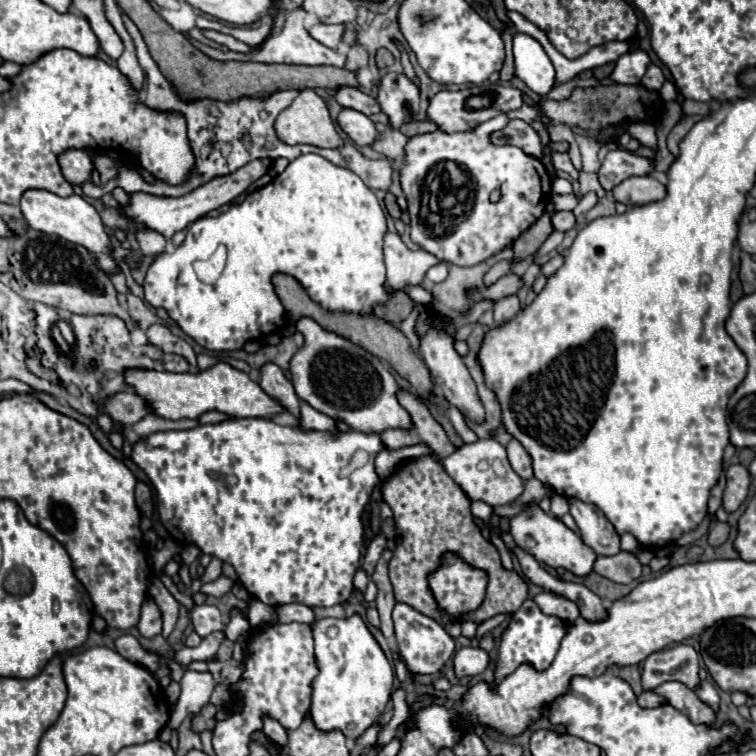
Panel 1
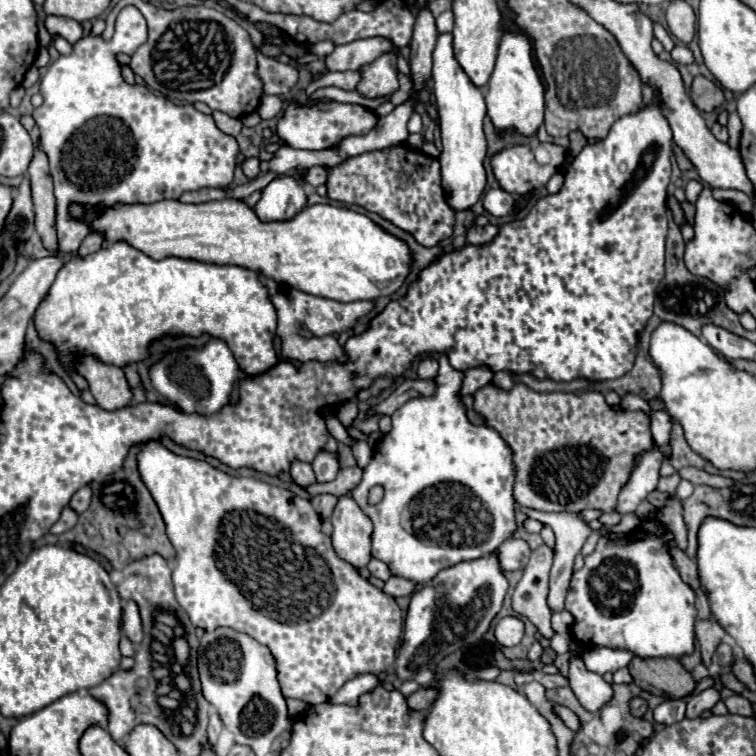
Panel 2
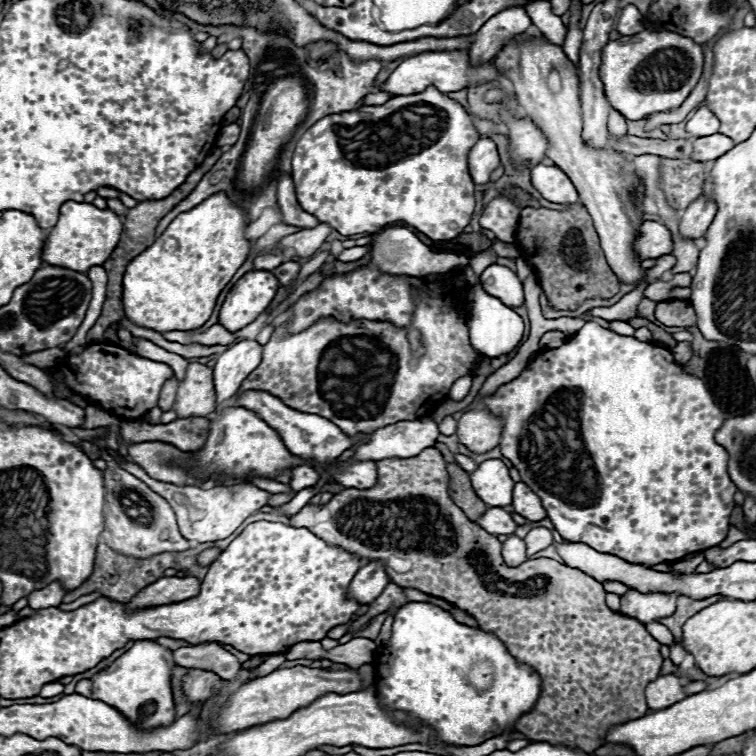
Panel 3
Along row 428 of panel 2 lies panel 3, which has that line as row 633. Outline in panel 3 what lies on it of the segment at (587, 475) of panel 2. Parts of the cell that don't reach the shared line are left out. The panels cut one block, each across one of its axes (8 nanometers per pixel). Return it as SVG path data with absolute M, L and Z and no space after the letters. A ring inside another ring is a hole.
M436 448L422 450L412 458L384 458L376 464L376 486L368 490L346 488L324 506L304 506L300 514L290 518L290 524L296 528L308 528L328 544L364 560L388 560L392 554L410 560L412 568L408 572L388 568L392 582L402 588L416 588L424 594L444 598L456 608L466 610L478 620L480 628L494 632L516 660L532 666L542 678L542 694L536 706L516 722L516 730L530 740L566 744L584 752L594 752L606 742L608 730L618 724L618 710L622 706L632 708L632 720L646 716L648 706L644 686L652 682L652 678L660 676L660 666L664 662L660 656L660 642L656 642L646 626L636 618L610 610L604 602L606 590L600 582L550 558L526 560L516 568L506 566L500 556L502 542L476 522L468 520L452 502L448 494L450 476L446 472L446 460Z

